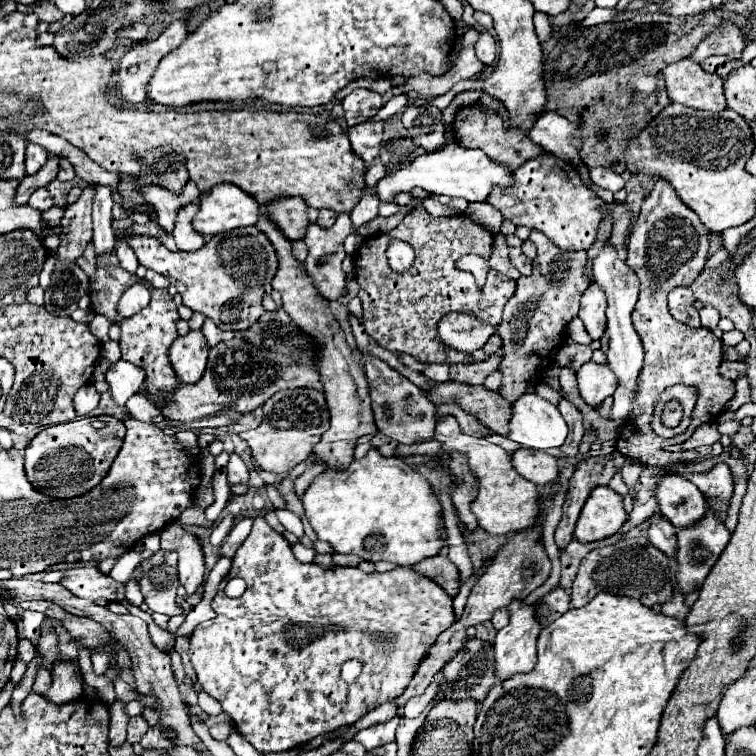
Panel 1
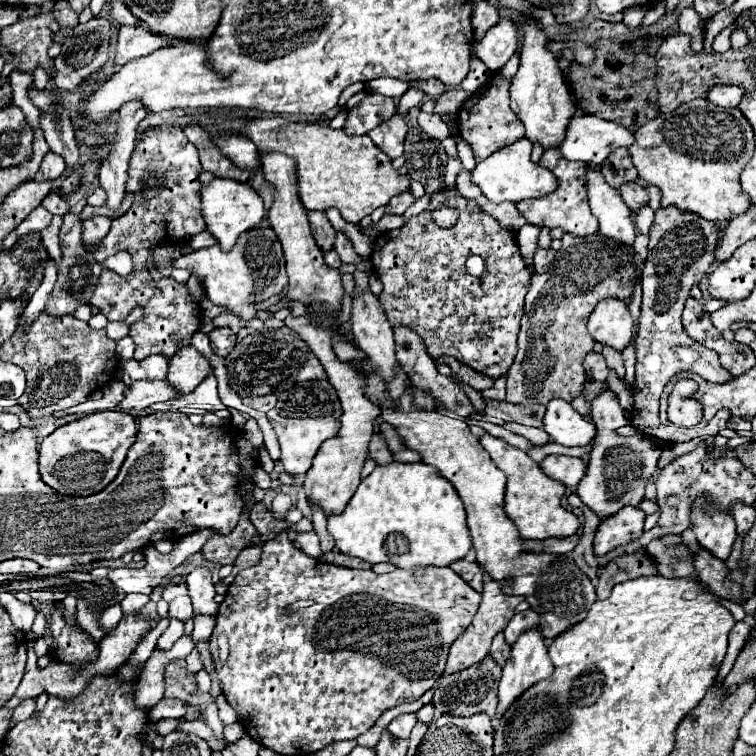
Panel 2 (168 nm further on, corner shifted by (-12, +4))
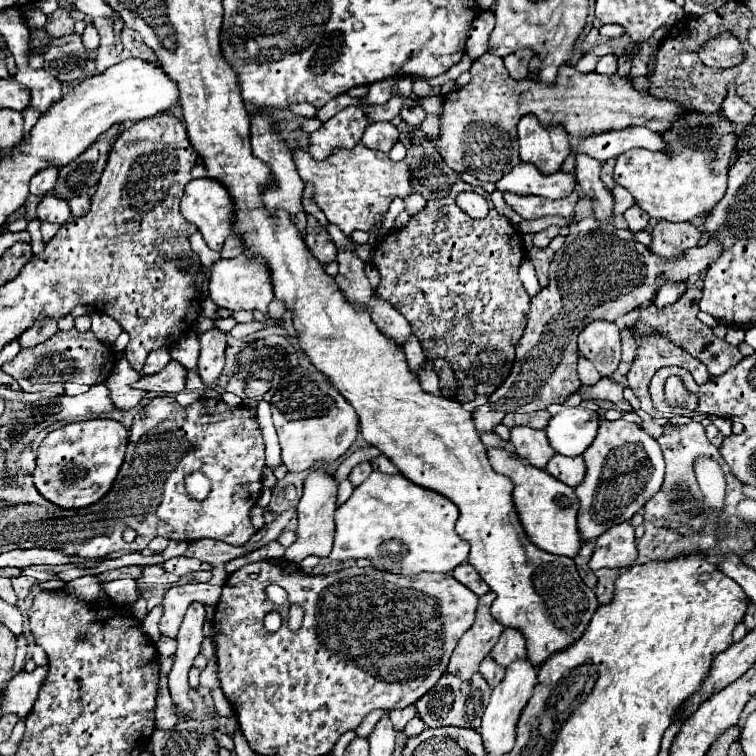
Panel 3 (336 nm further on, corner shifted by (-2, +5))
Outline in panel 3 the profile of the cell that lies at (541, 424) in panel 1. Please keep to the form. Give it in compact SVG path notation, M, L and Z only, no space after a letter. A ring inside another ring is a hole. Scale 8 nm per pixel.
M550 405L546 435L556 453L576 457L590 447L598 429L598 413L582 407Z

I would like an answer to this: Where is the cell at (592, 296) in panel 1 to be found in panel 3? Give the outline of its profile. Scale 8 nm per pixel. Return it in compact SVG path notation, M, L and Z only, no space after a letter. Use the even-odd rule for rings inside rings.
M594 321L578 335L580 355L590 359L606 377L612 375L620 363L620 329L610 321Z

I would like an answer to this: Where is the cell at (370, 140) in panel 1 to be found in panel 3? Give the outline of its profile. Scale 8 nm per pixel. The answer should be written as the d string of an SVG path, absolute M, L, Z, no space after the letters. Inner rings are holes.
M386 121L370 123L364 131L364 137L362 137L362 143L366 147L382 151L382 153L388 153L396 141L398 141L398 129Z

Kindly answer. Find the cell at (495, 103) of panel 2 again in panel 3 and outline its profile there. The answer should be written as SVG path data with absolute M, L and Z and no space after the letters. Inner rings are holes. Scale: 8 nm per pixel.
M484 53L474 61L470 69L472 81L444 97L440 115L440 155L448 167L454 171L466 169L480 181L498 181L514 163L520 161L516 123L526 113L536 115L542 125L564 125L572 137L586 135L586 131L610 131L628 125L642 125L662 133L672 127L678 115L686 113L686 109L678 103L674 105L664 99L654 99L648 93L634 91L626 77L580 73L566 63L558 69L556 81L546 85L536 79L540 65L542 59L534 55L528 77L514 81L500 57Z

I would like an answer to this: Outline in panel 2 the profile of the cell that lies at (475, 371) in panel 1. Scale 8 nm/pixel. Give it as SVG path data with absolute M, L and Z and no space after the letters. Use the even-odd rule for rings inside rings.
M442 356L438 362L448 364L448 366L452 368L452 374L458 376L464 384L472 386L474 390L484 390L484 388L490 388L490 386L494 384L492 378L488 378L488 376L484 376L484 374L480 374L480 372L464 366L464 364L460 364L460 362L458 362L456 358L452 358L452 356Z

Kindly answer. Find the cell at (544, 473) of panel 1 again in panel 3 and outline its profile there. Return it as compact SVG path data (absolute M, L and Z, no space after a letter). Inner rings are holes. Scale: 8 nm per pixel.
M554 455L548 465L546 465L546 471L556 477L558 481L570 485L570 487L576 487L582 479L584 479L584 473L586 473L586 467L584 467L584 459L582 457L564 457L564 455Z

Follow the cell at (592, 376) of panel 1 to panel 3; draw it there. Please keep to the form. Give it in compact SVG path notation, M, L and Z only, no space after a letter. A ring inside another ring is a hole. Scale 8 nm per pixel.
M602 415L598 421L598 435L582 453L586 477L576 487L576 497L580 501L578 531L584 541L596 539L612 525L632 519L632 515L660 489L664 479L664 459L654 437L634 423L606 421Z

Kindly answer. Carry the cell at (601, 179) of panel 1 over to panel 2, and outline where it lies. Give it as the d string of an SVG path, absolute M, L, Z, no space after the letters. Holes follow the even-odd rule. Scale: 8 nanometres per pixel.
M628 182L628 184L620 186L620 194L622 194L626 206L632 210L632 214L636 214L642 206L648 206L648 202L650 202L650 196L646 194L646 190L636 182Z

